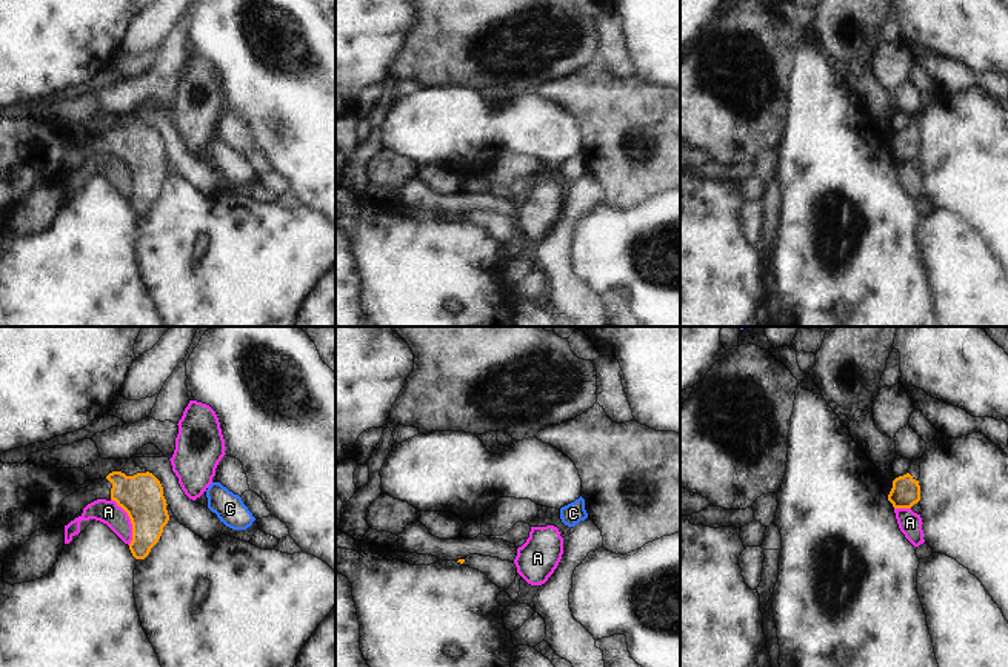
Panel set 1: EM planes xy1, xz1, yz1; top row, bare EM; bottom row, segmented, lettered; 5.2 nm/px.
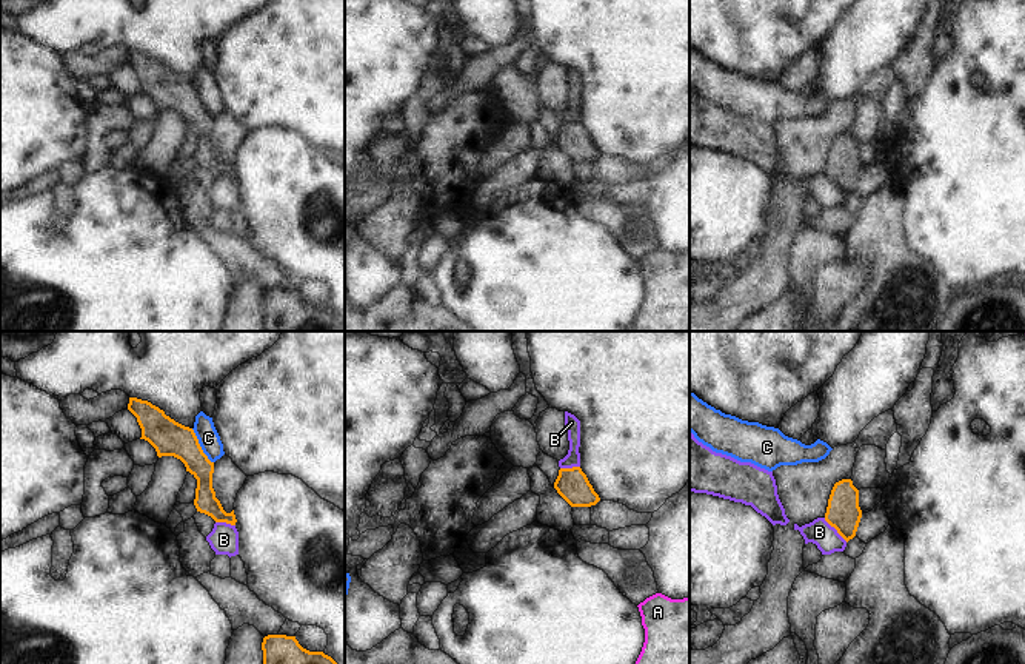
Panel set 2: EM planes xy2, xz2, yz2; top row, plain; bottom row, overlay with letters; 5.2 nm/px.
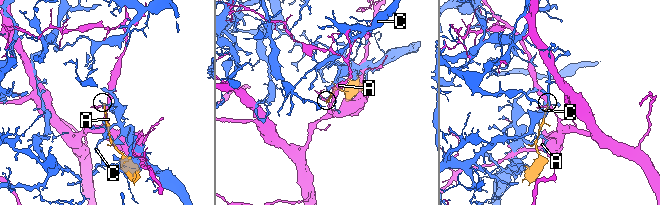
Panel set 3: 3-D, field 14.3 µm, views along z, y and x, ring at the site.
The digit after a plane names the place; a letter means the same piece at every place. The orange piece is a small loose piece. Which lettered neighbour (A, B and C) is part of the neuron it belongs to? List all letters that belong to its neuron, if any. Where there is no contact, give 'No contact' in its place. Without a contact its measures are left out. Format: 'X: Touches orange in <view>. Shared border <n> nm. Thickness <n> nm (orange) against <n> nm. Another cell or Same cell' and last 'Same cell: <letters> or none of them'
A: Touches orange in xy1. Shared border 260 nm. Thickness 220 nm (orange) against 120 nm. Another cell
B: Touches orange in yz2. Shared border 180 nm. Thickness 180 nm (orange) against 140 nm. Another cell
C: Touches orange in xy2. Shared border 220 nm. Thickness 190 nm (orange) against 110 nm. Another cell
Same cell: none of them

